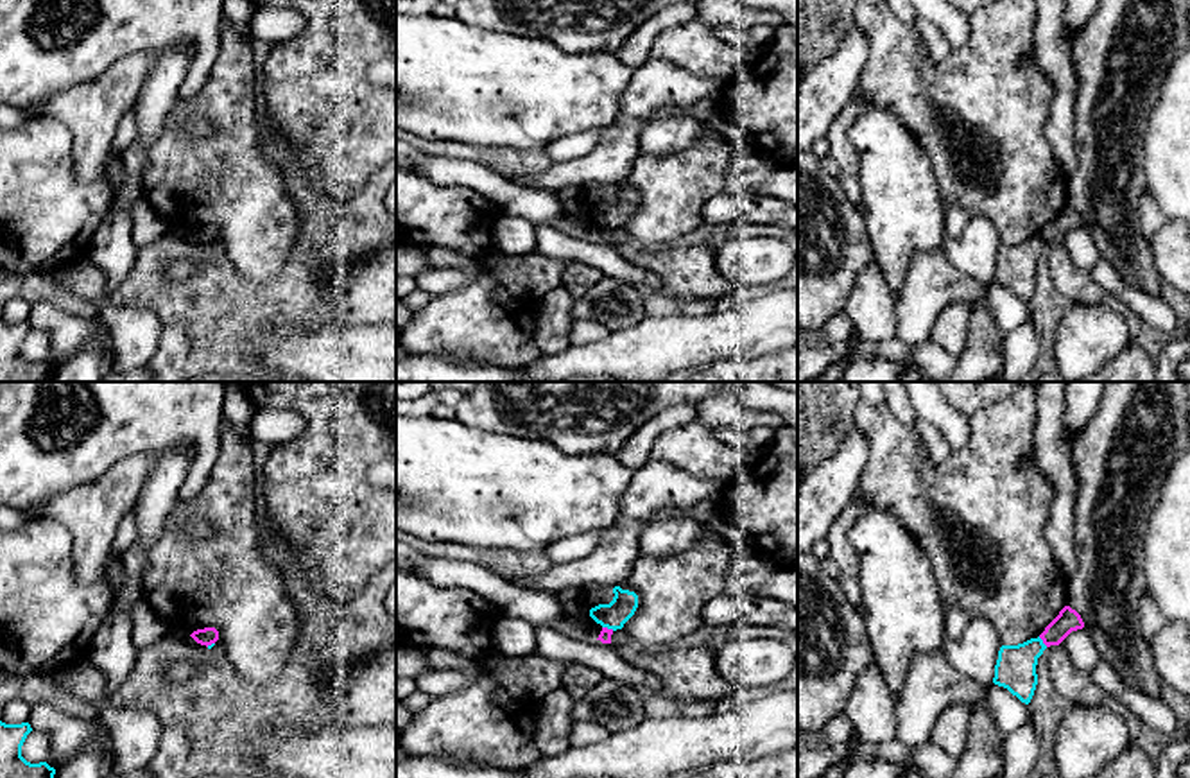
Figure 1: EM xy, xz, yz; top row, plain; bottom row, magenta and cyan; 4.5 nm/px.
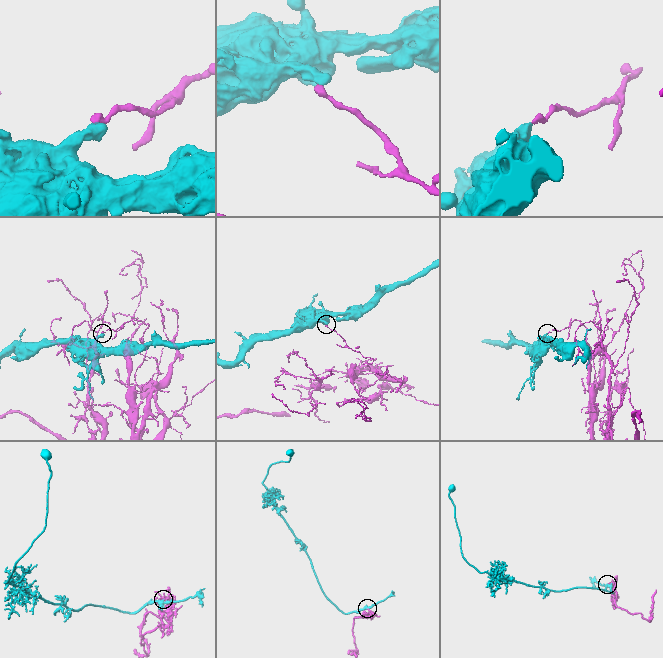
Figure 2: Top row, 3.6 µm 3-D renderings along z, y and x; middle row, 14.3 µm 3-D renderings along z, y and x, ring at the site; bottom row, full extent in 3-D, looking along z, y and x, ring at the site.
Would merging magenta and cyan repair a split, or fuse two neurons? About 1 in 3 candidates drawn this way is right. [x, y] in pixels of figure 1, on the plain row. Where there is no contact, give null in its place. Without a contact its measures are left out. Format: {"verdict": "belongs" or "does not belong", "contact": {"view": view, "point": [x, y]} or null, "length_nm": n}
{"verdict": "does not belong", "contact": {"view": "yz", "point": [1043, 241]}, "length_nm": 60}

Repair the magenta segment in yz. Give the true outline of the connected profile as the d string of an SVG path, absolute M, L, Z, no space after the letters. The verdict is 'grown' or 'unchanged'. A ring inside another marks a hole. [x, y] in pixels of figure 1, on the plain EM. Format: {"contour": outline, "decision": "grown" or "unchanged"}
{"contour": "M1065 204L1059 210L1059 213L1045 226L1039 237L1047 246L1059 244L1072 229L1077 229L1082 226L1084 226L1084 220L1081 213L1070 204Z", "decision": "unchanged"}

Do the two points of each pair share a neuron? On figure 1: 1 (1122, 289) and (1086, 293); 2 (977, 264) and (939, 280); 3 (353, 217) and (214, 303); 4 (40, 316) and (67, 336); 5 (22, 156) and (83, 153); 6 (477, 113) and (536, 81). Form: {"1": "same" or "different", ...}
{"1": "different", "2": "different", "3": "same", "4": "same", "5": "different", "6": "same"}

